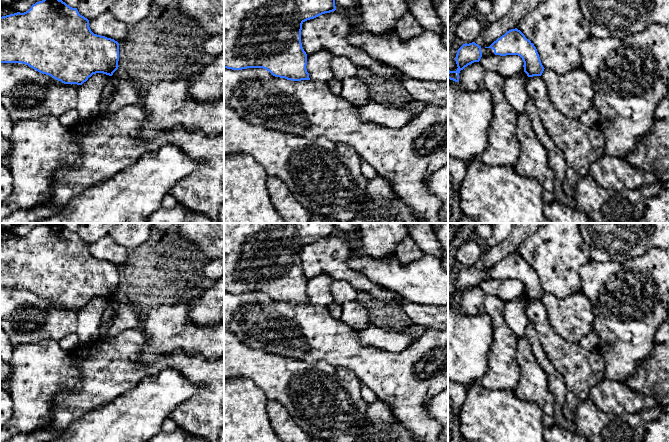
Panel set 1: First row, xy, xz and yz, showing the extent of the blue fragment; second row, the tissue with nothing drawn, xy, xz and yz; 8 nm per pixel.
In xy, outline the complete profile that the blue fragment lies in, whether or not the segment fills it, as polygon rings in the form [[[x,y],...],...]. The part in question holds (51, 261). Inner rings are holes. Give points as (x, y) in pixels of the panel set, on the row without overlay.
[[[43,223],[36,226],[24,237],[14,237],[0,241],[0,287],[22,287],[34,294],[51,300],[64,308],[82,309],[93,298],[112,300],[118,293],[119,267],[114,263],[94,258],[89,244],[80,239],[60,223]]]

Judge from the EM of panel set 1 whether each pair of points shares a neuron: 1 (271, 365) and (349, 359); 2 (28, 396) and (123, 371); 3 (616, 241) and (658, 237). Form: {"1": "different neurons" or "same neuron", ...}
{"1": "different neurons", "2": "different neurons", "3": "same neuron"}

